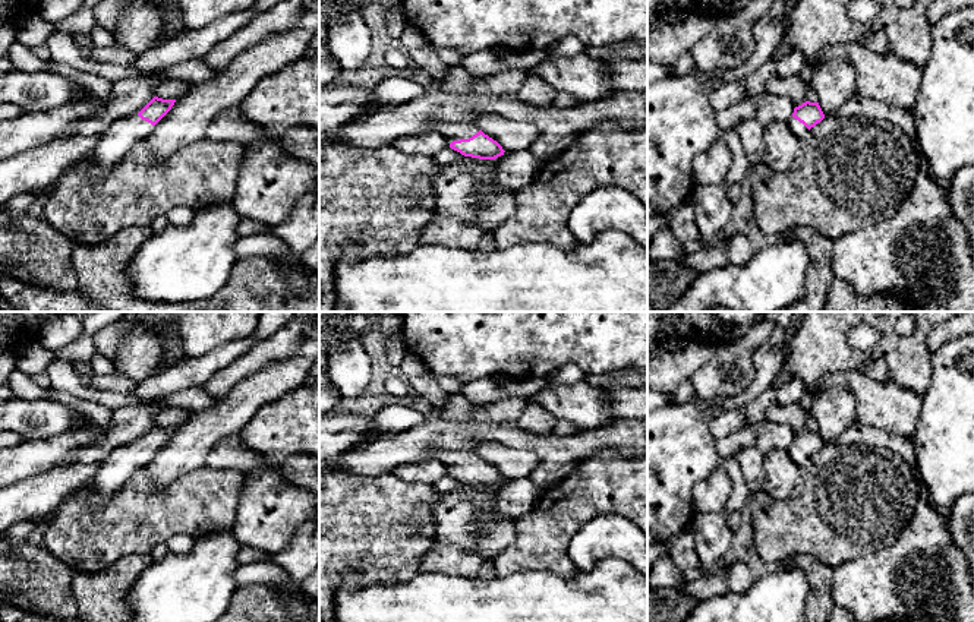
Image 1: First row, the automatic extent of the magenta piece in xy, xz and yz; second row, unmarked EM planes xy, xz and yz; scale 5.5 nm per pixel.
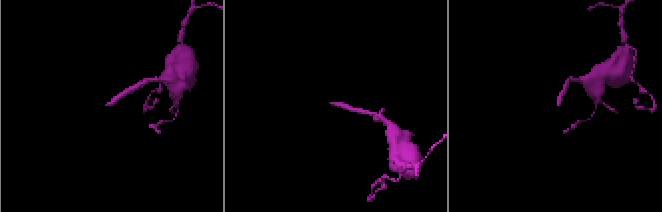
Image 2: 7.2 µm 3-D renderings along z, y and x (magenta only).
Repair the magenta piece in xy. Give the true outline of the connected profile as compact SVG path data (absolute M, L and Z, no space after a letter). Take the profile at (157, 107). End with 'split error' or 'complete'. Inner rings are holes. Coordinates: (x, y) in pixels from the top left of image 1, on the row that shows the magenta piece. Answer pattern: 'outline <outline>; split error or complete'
outline M154 97L138 114L116 119L88 154L73 165L82 164L91 177L105 176L133 145L146 139L154 126L171 110L176 100Z; split error

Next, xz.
outline M435 123L432 130L441 133L450 142L450 148L464 157L495 160L505 152L497 140L475 124Z; split error

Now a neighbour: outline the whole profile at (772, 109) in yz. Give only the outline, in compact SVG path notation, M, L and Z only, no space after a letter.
M766 94L756 111L756 119L766 129L776 121L787 123L792 117L794 108L787 97Z

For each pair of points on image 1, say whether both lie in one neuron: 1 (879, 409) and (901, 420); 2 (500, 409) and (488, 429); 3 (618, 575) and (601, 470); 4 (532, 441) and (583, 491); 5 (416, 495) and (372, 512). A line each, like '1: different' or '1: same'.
1: same
2: different
3: different
4: different
5: same

